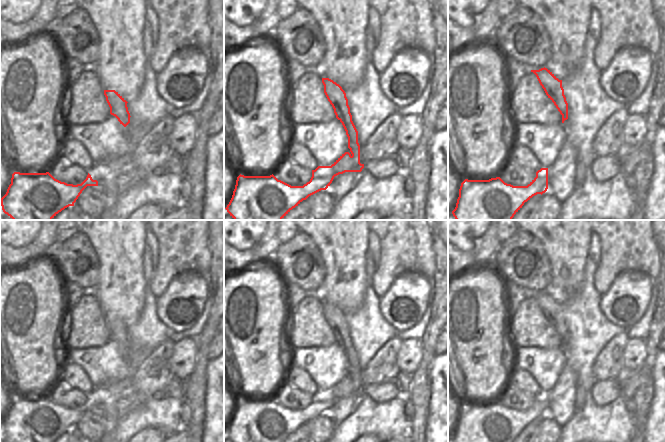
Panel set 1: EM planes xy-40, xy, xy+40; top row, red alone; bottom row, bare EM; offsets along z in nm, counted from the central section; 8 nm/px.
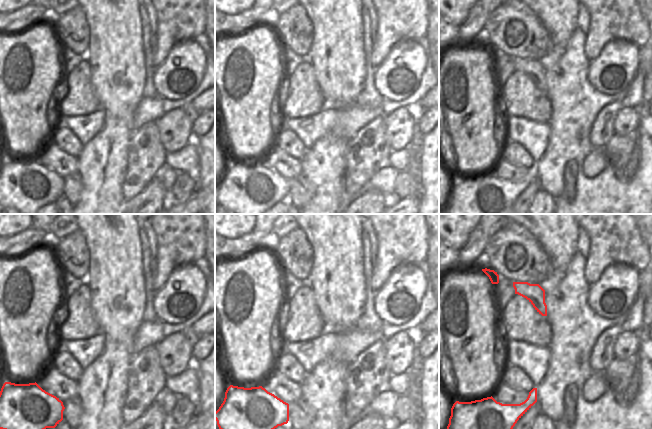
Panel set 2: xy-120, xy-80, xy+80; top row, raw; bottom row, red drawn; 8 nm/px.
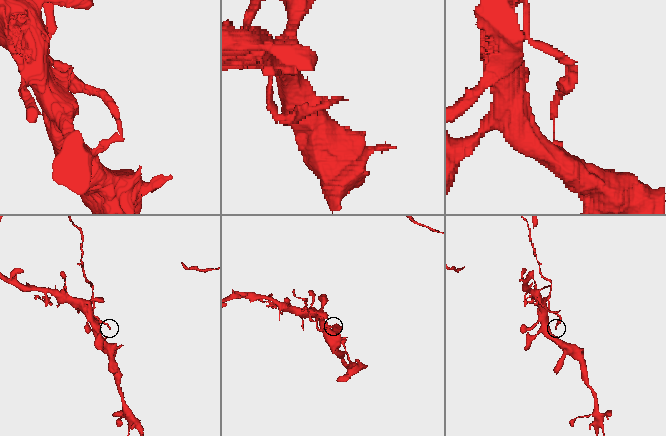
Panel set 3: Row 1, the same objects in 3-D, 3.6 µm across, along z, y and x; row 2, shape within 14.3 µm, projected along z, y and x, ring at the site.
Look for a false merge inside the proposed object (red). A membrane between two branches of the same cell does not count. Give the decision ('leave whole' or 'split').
split

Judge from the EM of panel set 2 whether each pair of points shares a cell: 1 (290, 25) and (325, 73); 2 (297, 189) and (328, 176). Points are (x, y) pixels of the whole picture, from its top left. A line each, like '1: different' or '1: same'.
1: different
2: different

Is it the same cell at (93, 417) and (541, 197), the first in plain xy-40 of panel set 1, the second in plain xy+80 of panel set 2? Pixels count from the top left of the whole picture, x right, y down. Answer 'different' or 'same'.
same

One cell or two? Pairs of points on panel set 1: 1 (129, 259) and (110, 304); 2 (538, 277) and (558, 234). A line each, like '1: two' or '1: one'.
1: one
2: two

